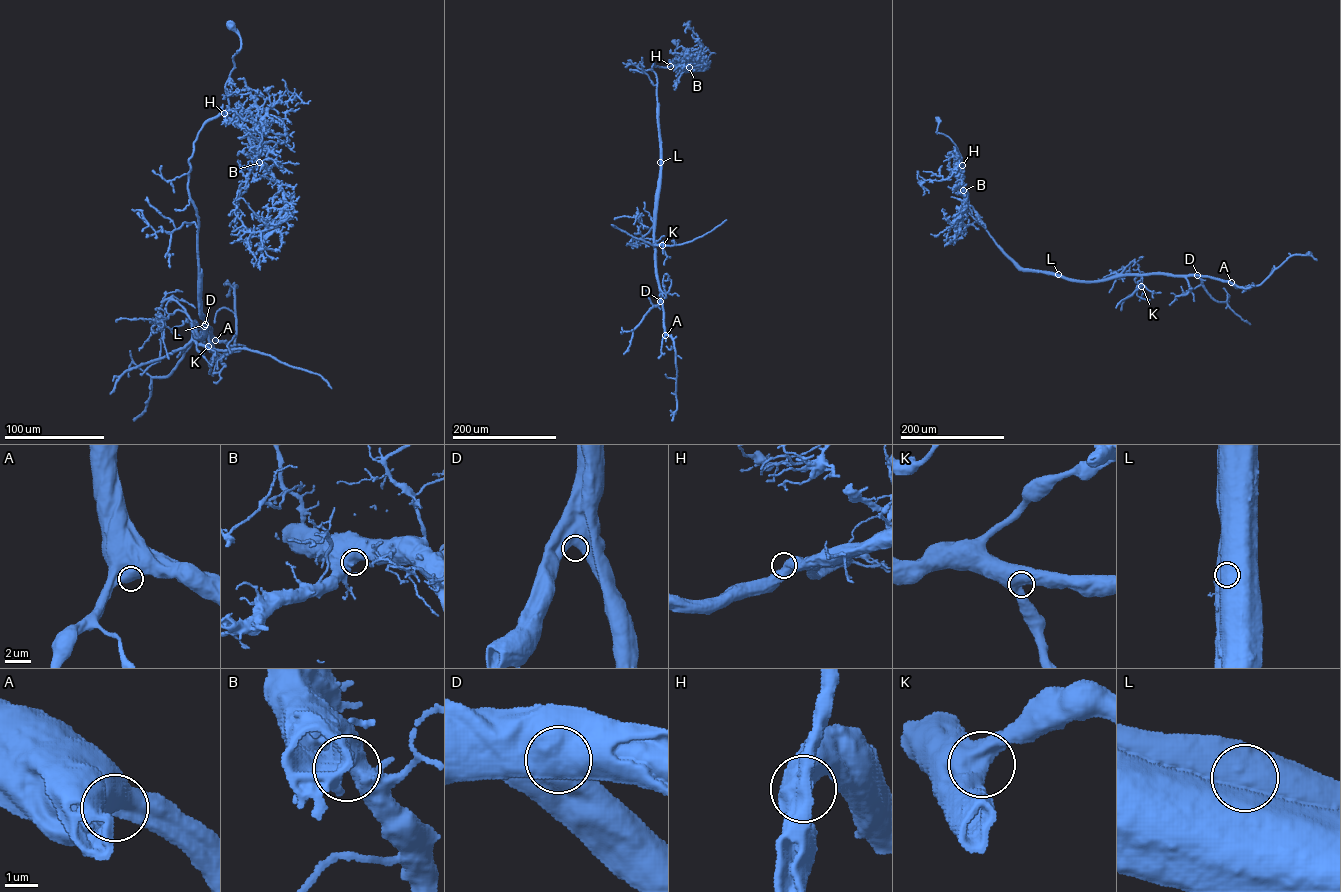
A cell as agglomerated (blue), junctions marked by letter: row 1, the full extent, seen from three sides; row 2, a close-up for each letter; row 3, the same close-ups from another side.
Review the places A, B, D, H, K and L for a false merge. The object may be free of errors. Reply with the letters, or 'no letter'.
L

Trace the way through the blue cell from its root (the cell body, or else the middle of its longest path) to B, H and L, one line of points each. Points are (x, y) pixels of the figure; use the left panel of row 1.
B: (229, 25), (239, 36), (240, 48), (233, 57), (234, 67), (226, 83), (226, 114), (244, 131), (259, 162)
H: (229, 25), (239, 36), (240, 48), (233, 57), (234, 67), (226, 83), (229, 104), (224, 113)
L: (229, 25), (240, 48), (226, 83), (228, 107), (203, 126), (188, 160), (205, 324)

